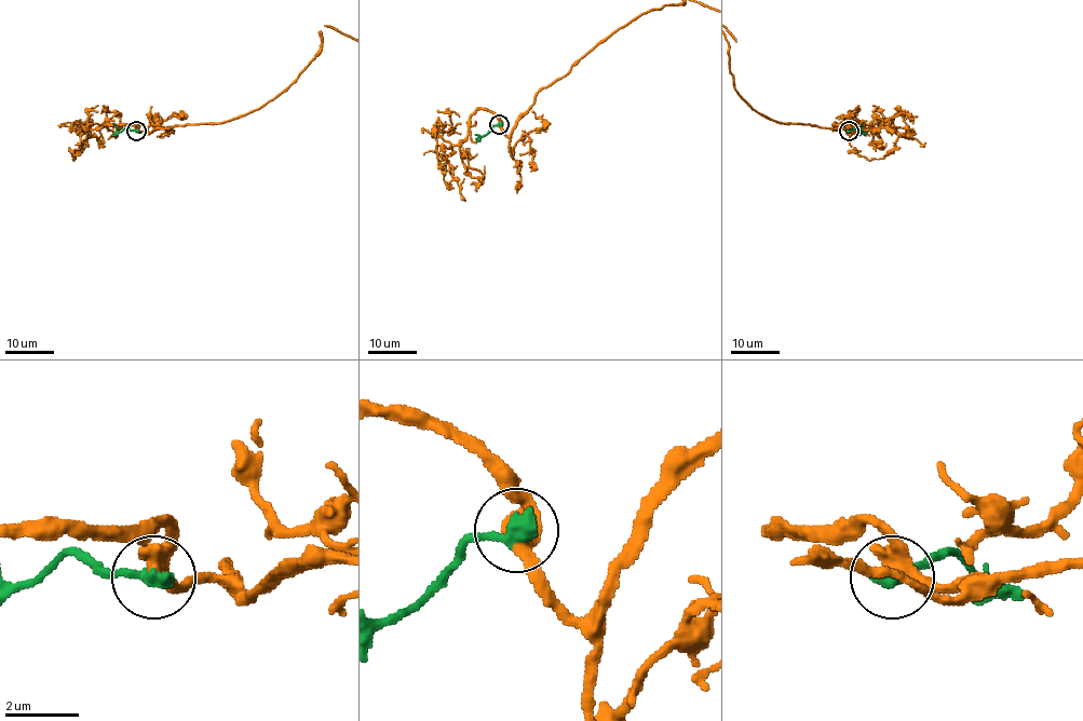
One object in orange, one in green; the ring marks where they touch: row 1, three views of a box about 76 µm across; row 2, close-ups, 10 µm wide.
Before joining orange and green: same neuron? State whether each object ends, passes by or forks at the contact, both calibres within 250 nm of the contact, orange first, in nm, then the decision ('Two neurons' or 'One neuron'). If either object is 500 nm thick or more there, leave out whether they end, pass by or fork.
At the ring orange passes by. At the ring green ends. Thickness 440 nm (orange) against 440 nm. One neuron

